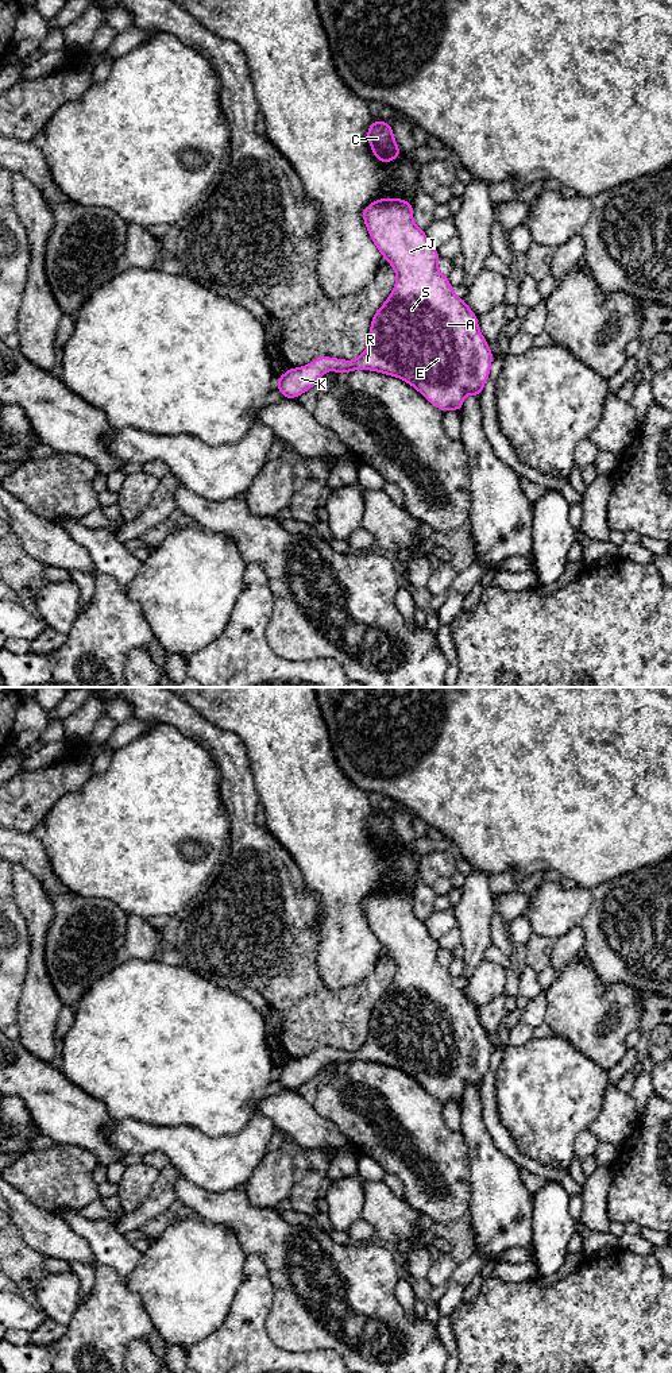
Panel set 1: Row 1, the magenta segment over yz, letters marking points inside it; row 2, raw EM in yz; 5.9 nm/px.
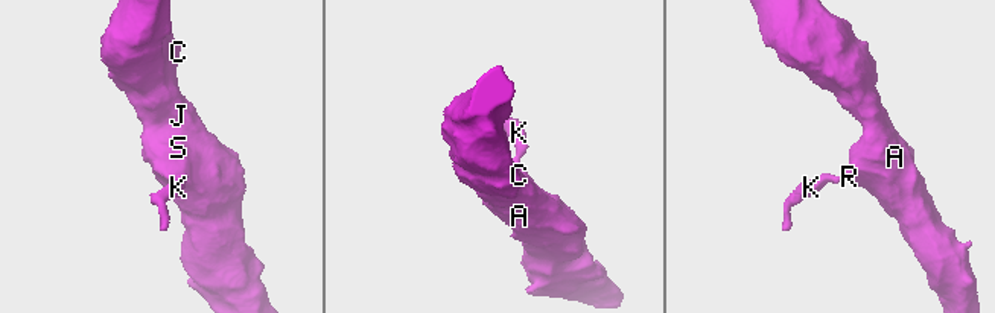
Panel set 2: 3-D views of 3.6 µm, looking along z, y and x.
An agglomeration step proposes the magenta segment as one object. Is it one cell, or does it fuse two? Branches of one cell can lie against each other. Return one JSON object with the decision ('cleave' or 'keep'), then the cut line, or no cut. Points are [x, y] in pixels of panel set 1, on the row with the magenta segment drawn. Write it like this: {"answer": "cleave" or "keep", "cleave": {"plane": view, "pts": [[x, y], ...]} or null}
{"answer": "keep", "cleave": null}

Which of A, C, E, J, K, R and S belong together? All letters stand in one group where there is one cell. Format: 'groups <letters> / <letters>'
groups A C E J K R S

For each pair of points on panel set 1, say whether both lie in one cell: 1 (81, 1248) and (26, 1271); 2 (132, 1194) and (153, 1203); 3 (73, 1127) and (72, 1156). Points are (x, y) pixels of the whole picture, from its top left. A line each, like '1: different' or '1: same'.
1: different
2: different
3: different

